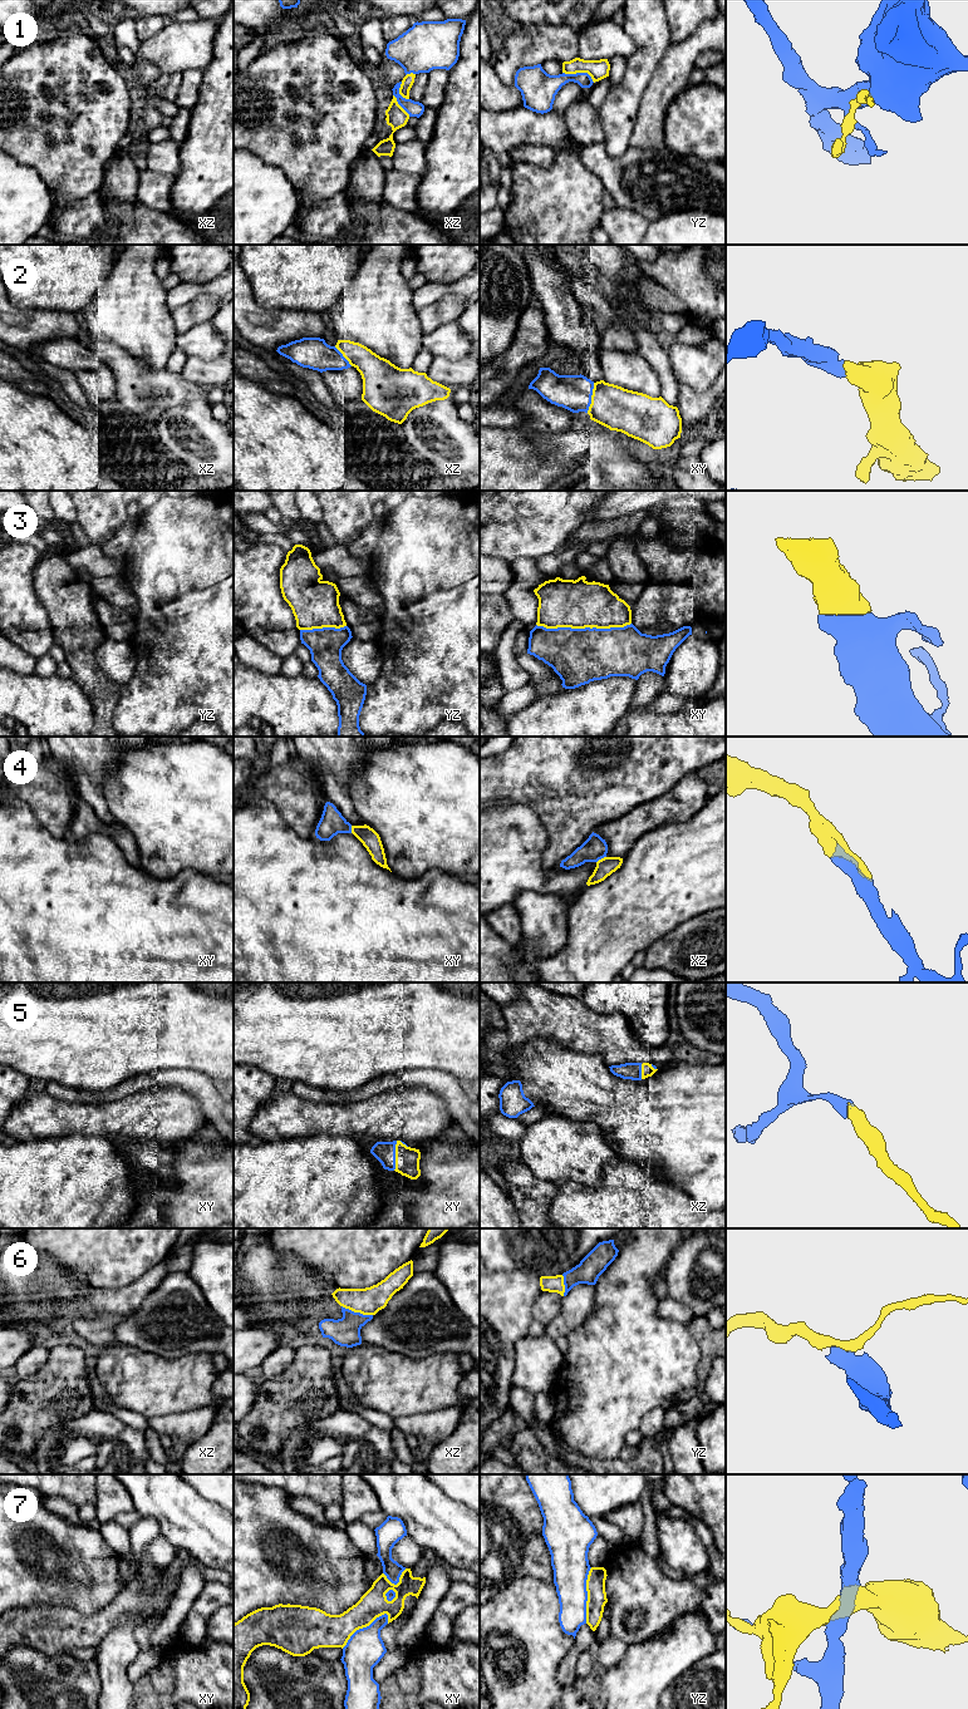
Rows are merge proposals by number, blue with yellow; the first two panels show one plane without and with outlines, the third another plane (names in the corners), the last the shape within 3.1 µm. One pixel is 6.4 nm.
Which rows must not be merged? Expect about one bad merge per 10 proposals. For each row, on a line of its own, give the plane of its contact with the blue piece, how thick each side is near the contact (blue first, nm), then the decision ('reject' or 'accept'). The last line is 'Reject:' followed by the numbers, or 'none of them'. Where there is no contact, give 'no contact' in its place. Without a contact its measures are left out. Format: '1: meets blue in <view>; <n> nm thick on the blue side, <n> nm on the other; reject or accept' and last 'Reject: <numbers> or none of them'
1: meets blue in yz; 190 nm thick on the blue side, 130 nm on the other; accept
2: meets blue in xy; 220 nm thick on the blue side, 280 nm on the other; accept
3: meets blue in xy; 360 nm thick on the blue side, 300 nm on the other; accept
4: meets blue in xz; 160 nm thick on the blue side, 120 nm on the other; accept
5: meets blue in xy; 140 nm thick on the blue side, 160 nm on the other; accept
6: meets blue in xz; 190 nm thick on the blue side, 180 nm on the other; accept
7: meets blue in xy; 240 nm thick on the blue side, 220 nm on the other; reject
Reject: 7

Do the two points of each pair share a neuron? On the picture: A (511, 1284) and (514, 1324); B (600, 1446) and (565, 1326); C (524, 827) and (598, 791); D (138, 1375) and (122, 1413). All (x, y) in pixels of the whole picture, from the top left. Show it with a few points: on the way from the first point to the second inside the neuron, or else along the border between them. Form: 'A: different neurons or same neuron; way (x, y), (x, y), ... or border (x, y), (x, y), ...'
A: same neuron; way (511, 1294), (511, 1314)
B: different neurons; border (589, 1314), (566, 1335)
C: different neurons; border (514, 804), (537, 816), (545, 848)
D: different neurons; border (106, 1395), (117, 1405), (132, 1409), (147, 1419)

